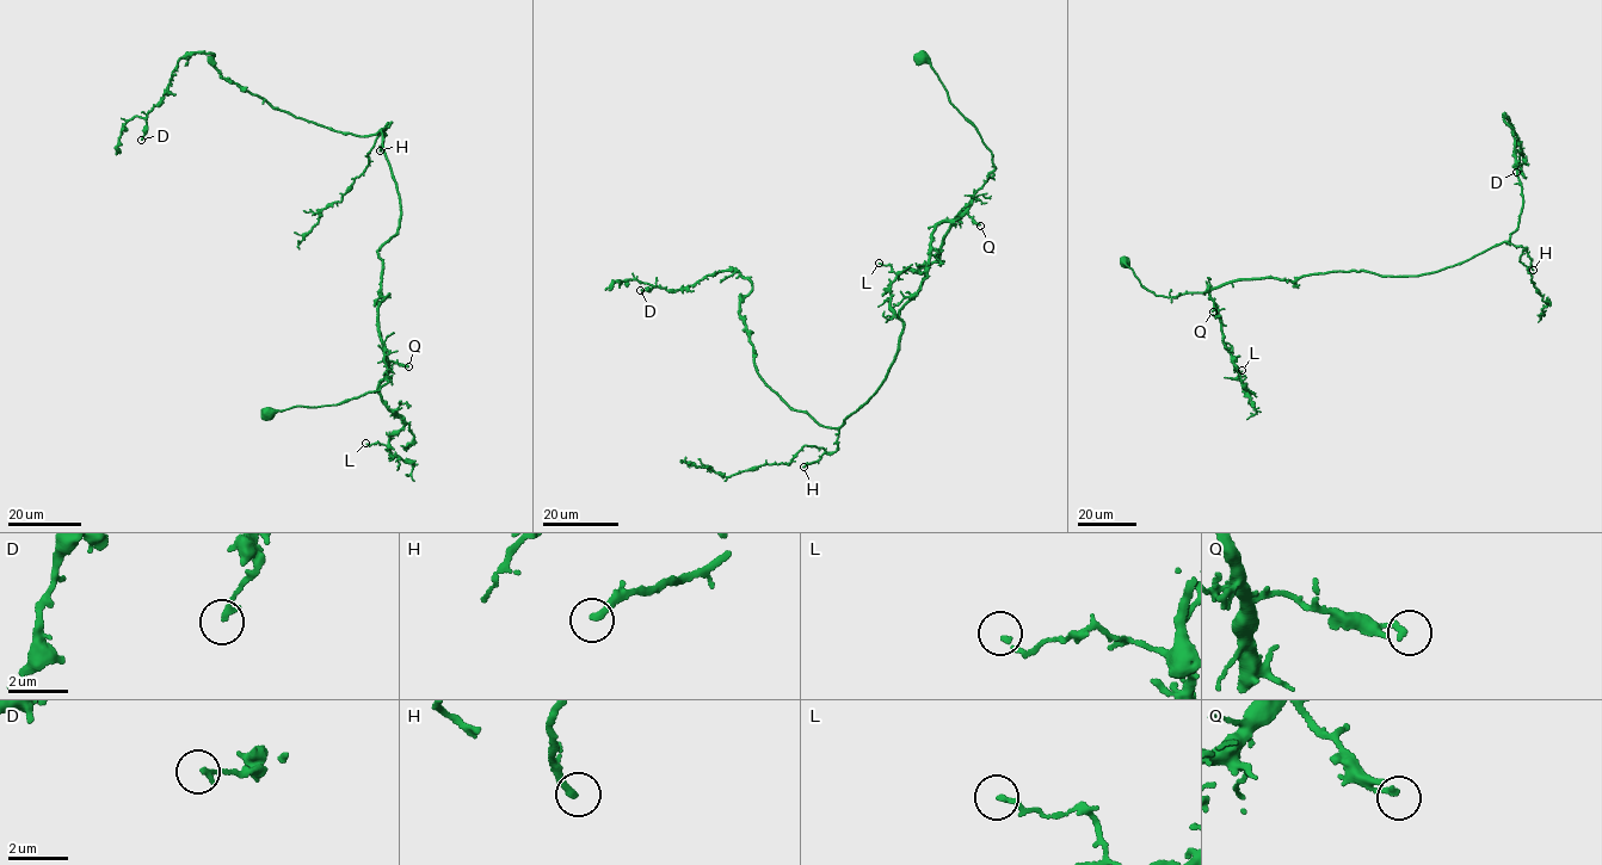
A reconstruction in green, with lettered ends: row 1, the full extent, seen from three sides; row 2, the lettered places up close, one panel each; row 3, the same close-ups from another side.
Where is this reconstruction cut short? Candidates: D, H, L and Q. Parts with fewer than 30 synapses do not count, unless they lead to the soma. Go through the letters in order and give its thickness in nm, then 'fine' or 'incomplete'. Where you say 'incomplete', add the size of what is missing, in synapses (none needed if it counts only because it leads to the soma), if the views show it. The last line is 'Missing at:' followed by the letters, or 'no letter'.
D: 160 nm | fine
H: 240 nm | incomplete | 50 syn
L: 150 nm | fine
Q: 190 nm | fine
Missing at: H

